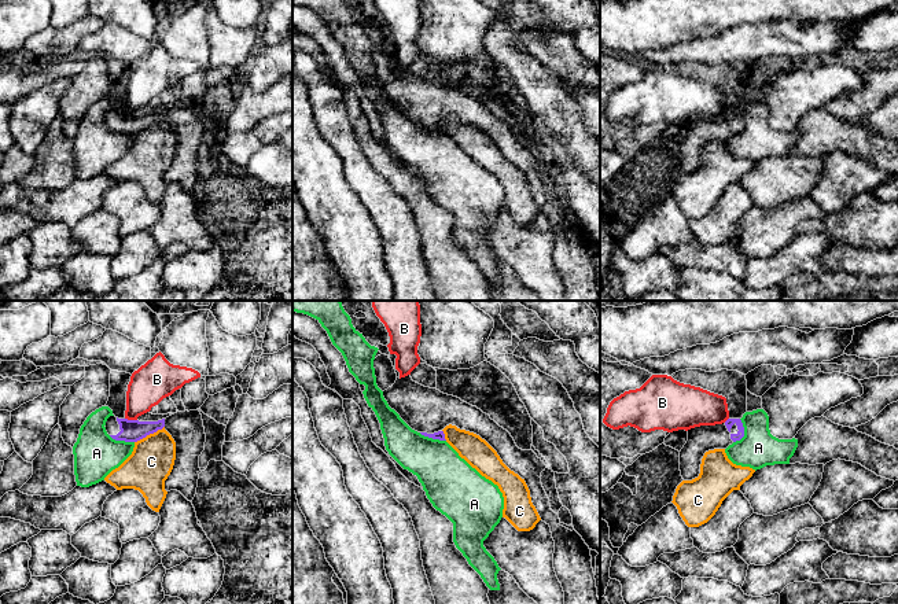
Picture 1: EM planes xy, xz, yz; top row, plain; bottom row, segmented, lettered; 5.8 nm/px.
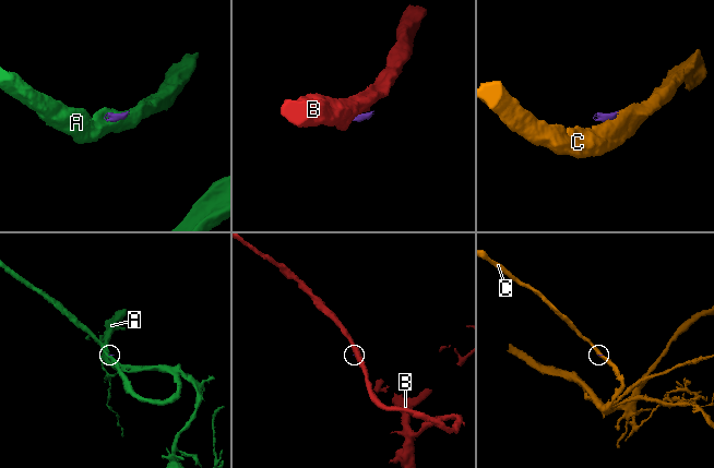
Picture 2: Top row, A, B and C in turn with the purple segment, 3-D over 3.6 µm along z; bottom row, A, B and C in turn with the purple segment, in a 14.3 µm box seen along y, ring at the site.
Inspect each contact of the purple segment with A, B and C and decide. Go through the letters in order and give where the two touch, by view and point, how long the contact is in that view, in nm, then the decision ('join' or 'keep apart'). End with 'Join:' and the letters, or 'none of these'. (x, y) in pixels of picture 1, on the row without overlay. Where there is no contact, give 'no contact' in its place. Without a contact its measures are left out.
A: yz (743, 125) | 150 nm | keep apart
B: xy (131, 113) | 70 nm | keep apart
C: xy (148, 126) | 200 nm | keep apart
Join: none of these

